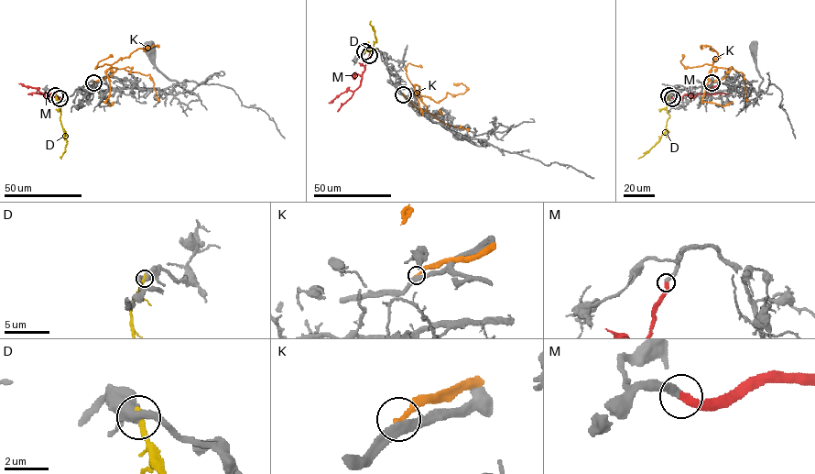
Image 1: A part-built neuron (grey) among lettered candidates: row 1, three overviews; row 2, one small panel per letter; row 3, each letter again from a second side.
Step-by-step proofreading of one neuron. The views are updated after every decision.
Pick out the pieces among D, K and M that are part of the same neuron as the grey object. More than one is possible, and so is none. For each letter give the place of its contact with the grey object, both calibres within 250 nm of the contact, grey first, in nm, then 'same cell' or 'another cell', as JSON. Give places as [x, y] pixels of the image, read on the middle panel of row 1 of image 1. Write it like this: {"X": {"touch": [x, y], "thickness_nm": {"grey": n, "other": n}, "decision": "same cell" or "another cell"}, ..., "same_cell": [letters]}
{"D": {"touch": [364, 51], "thickness_nm": {"grey": 480, "other": 280}, "decision": "another cell"}, "K": {"touch": [403, 94], "thickness_nm": {"grey": 380, "other": 240}, "decision": "another cell"}, "M": {"touch": [369, 55], "thickness_nm": {"grey": 400, "other": 340}, "decision": "same cell"}, "same_cell": ["M"]}

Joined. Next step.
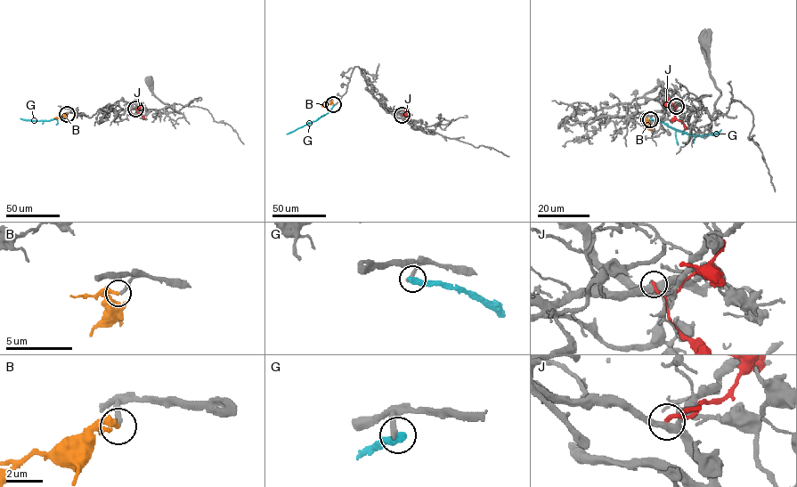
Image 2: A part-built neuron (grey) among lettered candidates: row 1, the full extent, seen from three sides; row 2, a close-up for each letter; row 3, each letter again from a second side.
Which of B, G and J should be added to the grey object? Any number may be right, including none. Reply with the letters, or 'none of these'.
B

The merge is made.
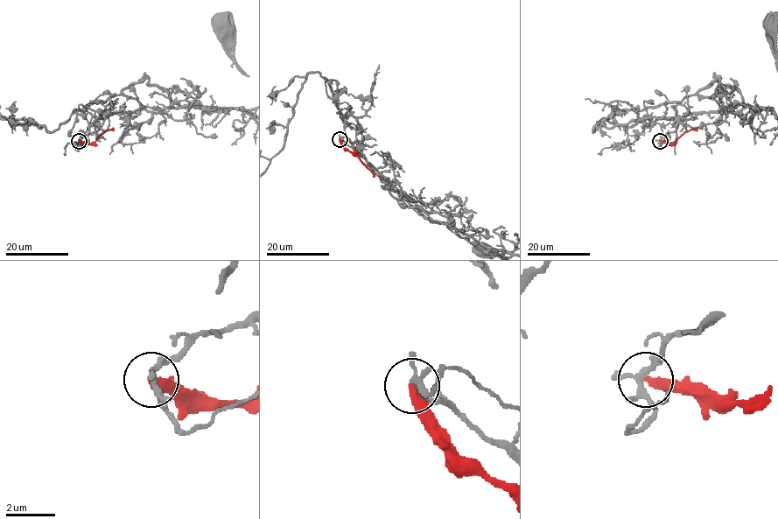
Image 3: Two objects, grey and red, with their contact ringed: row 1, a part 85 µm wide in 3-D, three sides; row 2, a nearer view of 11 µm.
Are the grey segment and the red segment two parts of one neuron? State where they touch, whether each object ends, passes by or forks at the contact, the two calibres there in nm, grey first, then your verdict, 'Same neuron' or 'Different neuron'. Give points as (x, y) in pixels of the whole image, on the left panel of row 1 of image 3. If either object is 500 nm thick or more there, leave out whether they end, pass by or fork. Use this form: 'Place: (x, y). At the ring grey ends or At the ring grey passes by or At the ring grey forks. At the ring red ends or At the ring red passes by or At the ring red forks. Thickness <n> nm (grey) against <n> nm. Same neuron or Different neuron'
Place: (79, 141). At the ring grey forks. At the ring red ends. Thickness 200 nm (grey) against 360 nm. Different neuron

